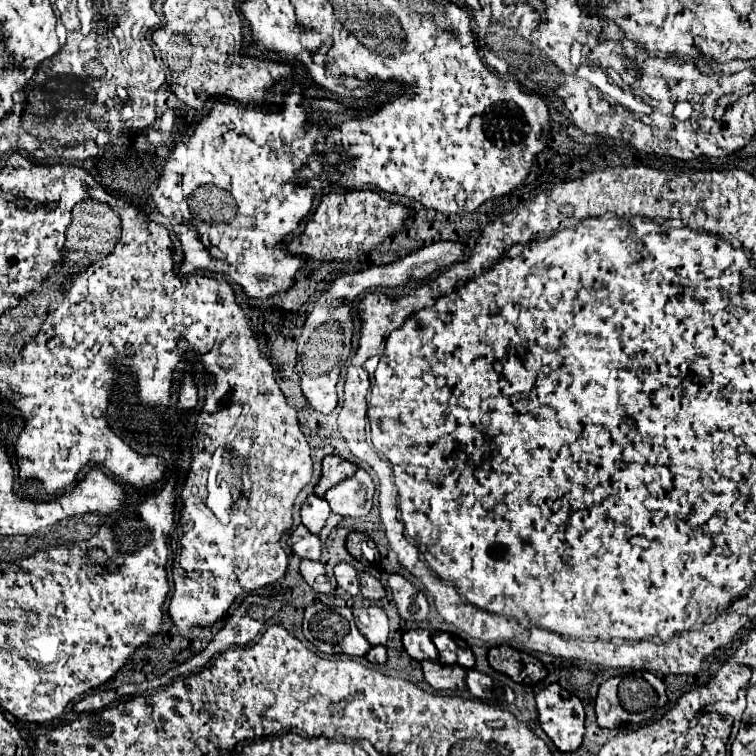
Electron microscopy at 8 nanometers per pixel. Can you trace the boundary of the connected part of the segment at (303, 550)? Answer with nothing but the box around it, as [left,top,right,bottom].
[290,525,322,561]

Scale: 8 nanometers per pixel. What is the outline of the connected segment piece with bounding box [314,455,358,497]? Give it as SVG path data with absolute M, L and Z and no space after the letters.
M326 455L324 461L322 461L322 477L320 477L314 493L316 493L318 497L324 497L324 493L326 493L330 487L334 487L336 483L340 483L340 481L344 481L346 477L354 475L356 469L358 469L356 463L350 463L350 461L342 459L342 457L338 457L338 455Z

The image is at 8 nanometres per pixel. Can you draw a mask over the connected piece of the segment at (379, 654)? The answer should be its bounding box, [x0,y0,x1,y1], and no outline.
[366,645,388,665]

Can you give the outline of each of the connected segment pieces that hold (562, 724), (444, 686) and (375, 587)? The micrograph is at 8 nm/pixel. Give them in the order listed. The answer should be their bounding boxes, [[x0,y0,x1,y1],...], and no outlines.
[[536,685,584,751],[422,661,466,691],[360,573,384,601]]

